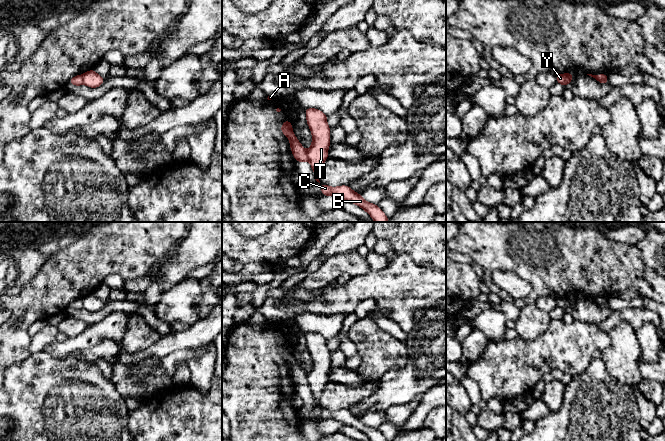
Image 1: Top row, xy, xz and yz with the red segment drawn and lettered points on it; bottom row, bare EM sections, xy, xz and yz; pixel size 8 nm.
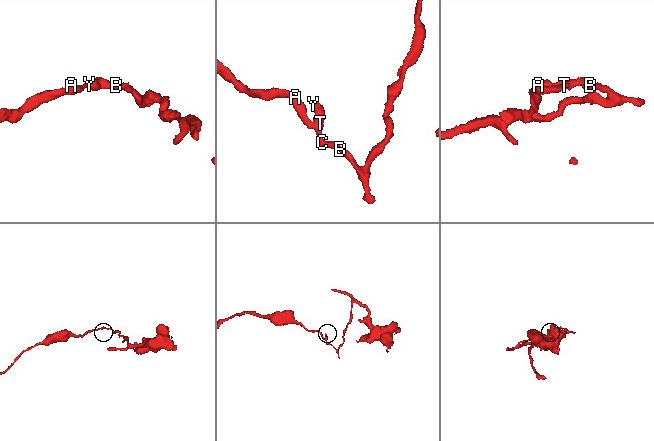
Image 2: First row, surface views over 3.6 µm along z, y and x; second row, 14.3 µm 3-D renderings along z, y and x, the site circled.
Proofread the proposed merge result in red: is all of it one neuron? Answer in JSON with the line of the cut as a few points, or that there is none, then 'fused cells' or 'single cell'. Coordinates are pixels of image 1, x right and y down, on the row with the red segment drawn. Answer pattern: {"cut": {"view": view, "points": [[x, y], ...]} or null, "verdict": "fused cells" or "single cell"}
{"cut": {"view": "xy", "points": [[81, 75], [84, 83]]}, "verdict": "fused cells"}

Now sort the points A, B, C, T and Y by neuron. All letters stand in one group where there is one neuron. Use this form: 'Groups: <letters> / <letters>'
Groups: A / B C T Y

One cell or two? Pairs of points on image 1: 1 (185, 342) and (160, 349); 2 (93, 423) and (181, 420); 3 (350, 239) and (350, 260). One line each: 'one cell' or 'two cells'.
1: one cell
2: two cells
3: two cells

